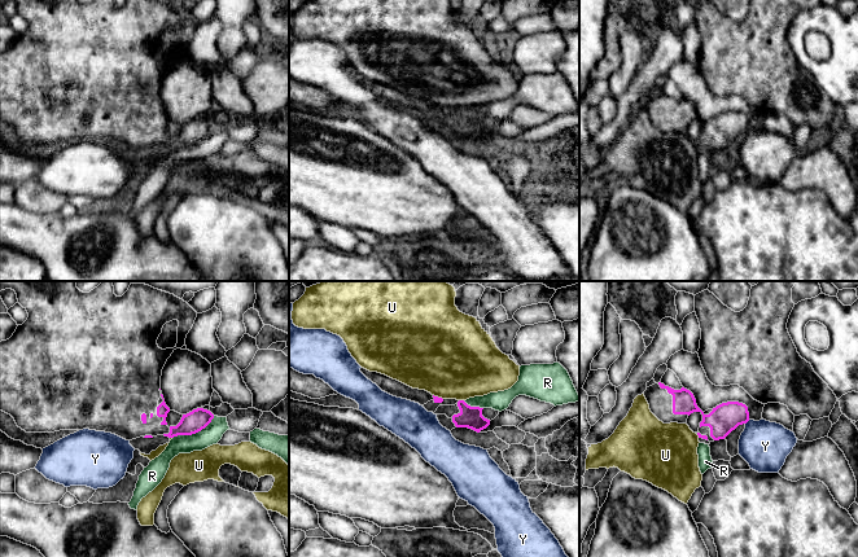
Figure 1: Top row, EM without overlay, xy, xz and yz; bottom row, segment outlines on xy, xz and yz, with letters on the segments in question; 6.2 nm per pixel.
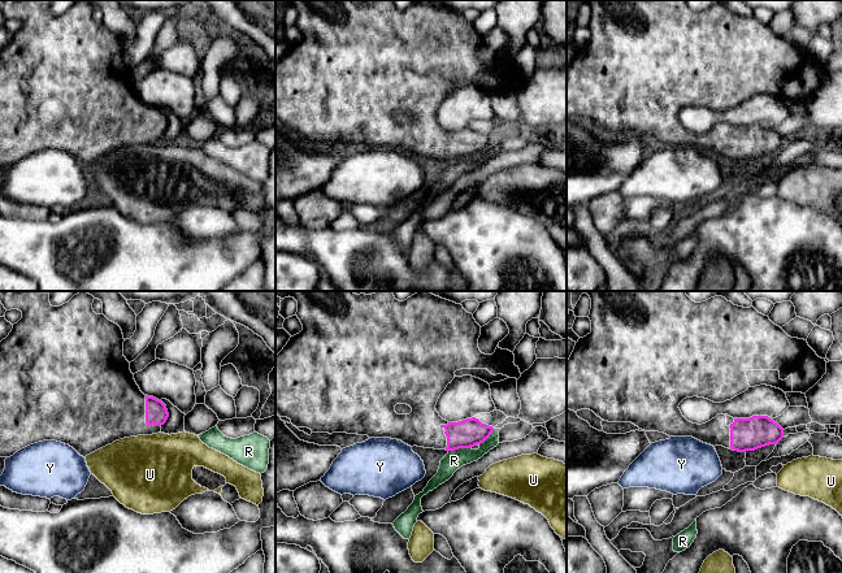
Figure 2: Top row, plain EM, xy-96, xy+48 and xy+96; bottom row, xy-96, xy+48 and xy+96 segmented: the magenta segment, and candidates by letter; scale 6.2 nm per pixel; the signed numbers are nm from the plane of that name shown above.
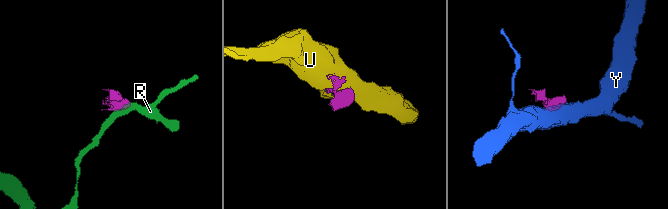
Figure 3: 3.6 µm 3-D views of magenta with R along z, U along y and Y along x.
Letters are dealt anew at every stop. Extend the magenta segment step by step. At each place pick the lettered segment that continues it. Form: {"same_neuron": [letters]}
{"same_neuron": []}

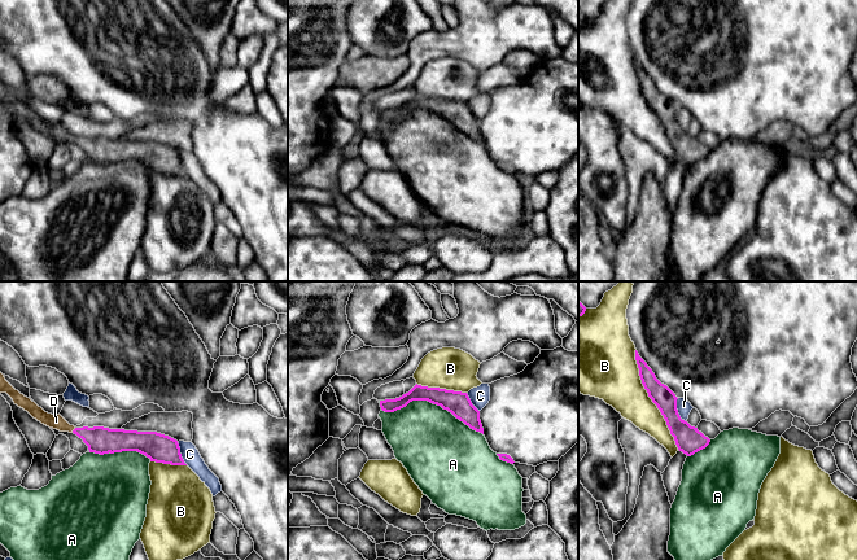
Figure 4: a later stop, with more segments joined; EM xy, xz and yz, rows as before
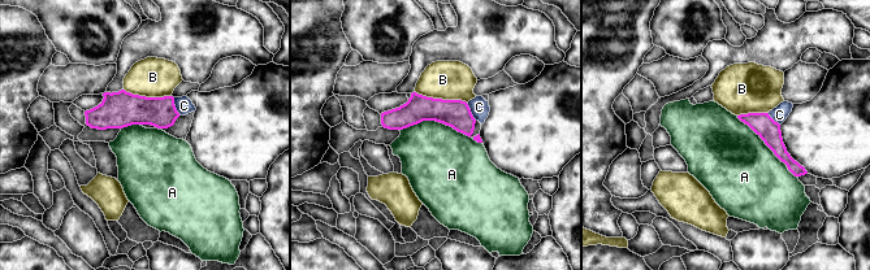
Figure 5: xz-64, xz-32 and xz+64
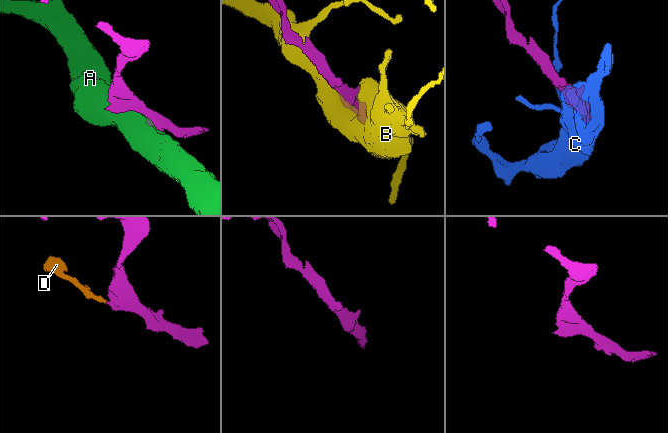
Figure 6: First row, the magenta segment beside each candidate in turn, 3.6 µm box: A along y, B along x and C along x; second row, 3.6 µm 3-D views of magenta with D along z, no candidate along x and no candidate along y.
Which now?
{"same_neuron": ["D"]}

